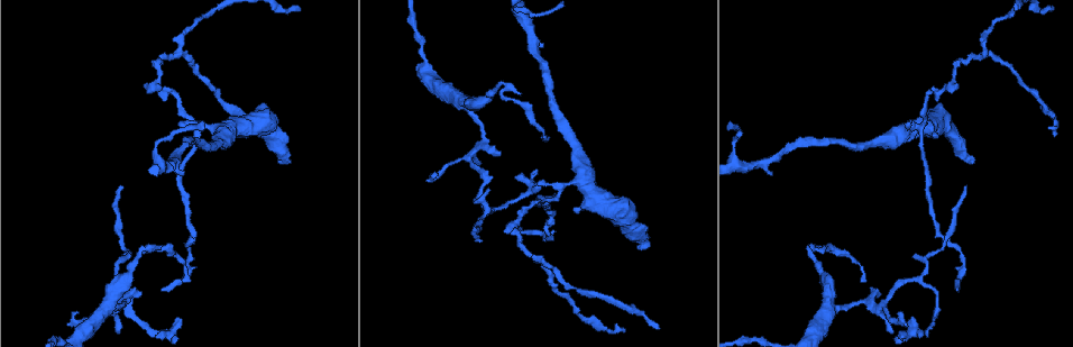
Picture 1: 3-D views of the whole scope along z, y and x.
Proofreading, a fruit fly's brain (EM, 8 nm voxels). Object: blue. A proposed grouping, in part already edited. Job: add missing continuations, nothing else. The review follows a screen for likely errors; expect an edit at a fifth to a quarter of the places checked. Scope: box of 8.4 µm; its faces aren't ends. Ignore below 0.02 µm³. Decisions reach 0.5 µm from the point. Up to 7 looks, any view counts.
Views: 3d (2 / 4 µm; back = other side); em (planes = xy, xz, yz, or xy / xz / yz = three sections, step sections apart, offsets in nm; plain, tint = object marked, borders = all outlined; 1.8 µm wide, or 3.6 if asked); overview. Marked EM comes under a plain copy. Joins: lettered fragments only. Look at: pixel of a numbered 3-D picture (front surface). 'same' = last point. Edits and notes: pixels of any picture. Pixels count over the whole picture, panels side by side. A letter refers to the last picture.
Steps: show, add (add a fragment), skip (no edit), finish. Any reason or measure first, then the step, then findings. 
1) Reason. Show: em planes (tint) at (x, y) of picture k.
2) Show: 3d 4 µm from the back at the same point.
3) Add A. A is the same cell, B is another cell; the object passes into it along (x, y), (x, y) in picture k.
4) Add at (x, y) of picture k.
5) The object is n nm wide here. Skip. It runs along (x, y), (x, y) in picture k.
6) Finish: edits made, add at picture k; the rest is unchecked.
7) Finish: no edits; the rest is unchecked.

An open end. Show: em planes (borders) at (933, 137) of picture 1.

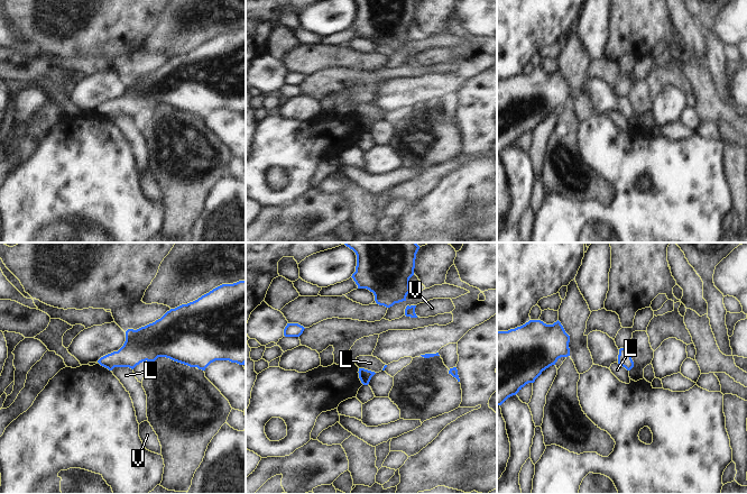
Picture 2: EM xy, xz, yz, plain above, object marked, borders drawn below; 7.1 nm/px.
Skip. L and V are other cells; a border runs along (132, 368), (114, 367), (111, 371) in picture 2; no lettered fragment goes on from it.

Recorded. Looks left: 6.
An open end. Show: em yz step 4 (borders) at (478, 242) of picture 1.

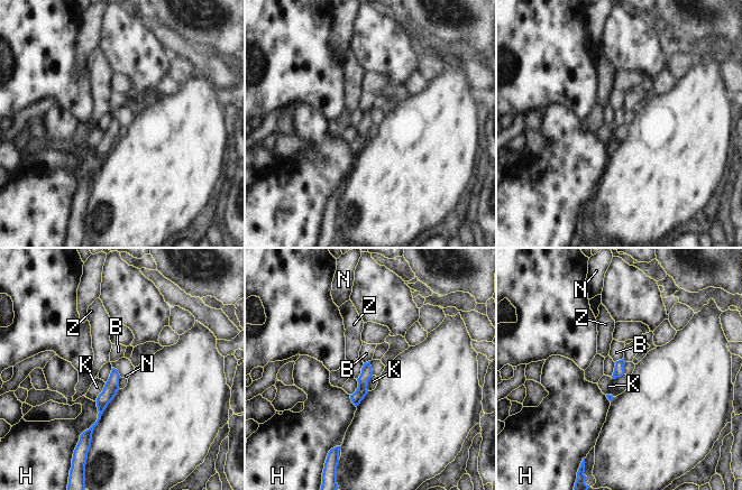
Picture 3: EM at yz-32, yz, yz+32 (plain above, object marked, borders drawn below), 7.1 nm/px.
Skip. B, H, K, N and Z are other cells; it runs along (115, 372), (99, 418), (89, 433) in picture 3; none of them fits.

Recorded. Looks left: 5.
Show: em planes (borders) at (827, 250) of picture 1.

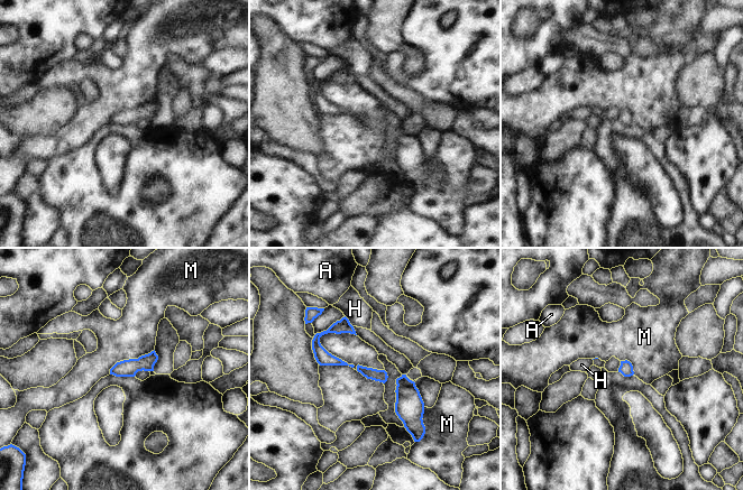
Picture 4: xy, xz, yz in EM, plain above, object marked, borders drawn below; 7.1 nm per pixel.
The longest contact is with M, 380 nm. Skip. A, H and M are other cells; no lettered fragment goes on from it.

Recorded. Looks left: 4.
Finish: no edits; the rest is unchecked.

